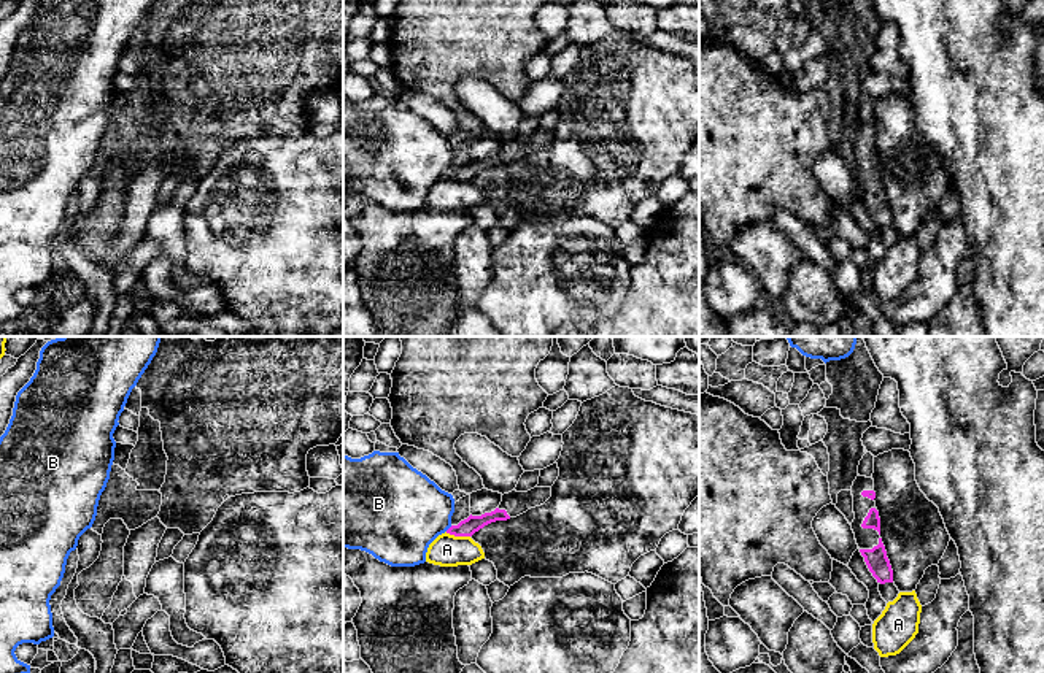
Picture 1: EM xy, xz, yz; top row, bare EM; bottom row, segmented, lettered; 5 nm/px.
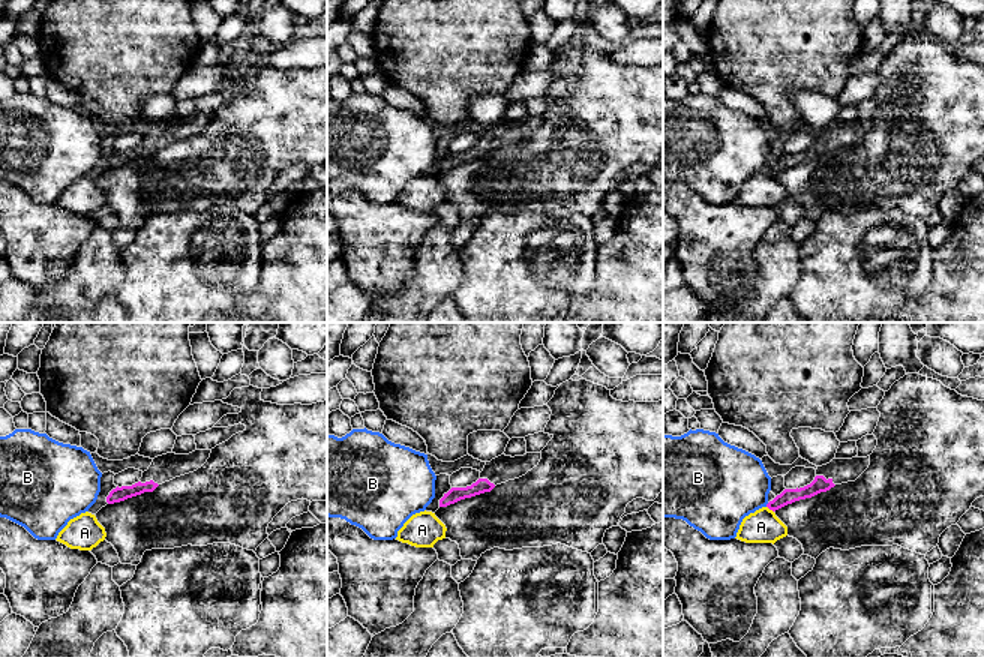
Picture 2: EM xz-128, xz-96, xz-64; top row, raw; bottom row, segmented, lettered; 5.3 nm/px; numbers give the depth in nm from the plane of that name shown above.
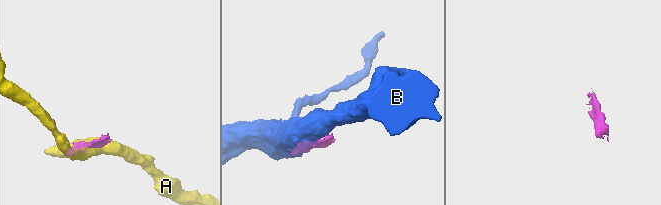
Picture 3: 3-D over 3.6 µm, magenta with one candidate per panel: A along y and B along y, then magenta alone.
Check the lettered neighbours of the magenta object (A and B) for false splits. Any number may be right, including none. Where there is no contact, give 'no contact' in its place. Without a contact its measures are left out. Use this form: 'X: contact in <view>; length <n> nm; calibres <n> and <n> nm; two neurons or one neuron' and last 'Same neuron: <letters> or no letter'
A: contact in xz; length 130 nm; calibres 90 and 160 nm; two neurons
B: contact in xz; length 50 nm; calibres 90 and 420 nm; two neurons
Same neuron: no letter

